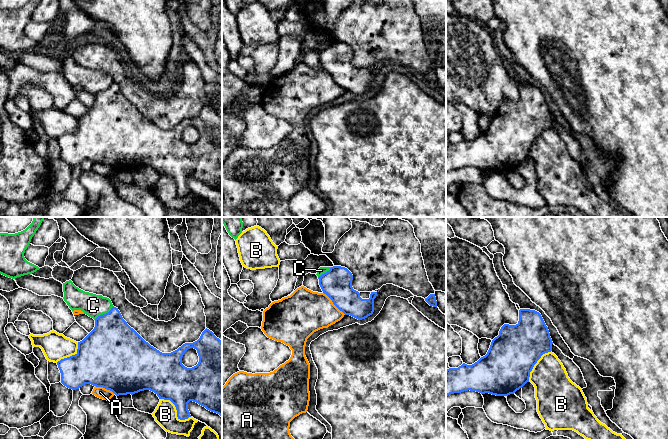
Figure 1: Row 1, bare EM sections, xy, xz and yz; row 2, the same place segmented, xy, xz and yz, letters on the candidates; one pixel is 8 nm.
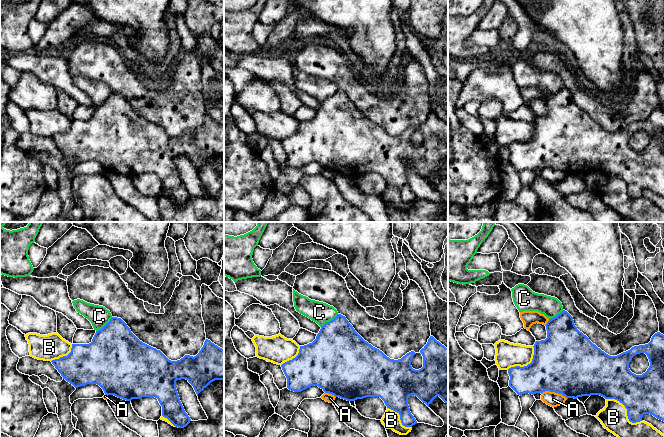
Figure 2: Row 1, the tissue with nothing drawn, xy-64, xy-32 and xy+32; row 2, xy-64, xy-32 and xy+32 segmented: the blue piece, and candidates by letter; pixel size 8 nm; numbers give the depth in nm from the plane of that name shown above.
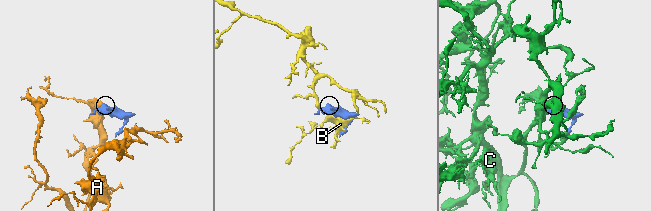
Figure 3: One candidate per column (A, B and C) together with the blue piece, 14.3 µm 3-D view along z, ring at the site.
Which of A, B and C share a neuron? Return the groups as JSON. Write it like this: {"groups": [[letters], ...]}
{"groups": [["A"], ["B"], ["C"]]}

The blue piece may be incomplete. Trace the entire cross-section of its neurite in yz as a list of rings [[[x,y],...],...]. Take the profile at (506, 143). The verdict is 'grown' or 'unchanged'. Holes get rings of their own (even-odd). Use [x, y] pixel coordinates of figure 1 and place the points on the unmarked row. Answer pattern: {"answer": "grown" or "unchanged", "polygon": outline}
{"answer": "unchanged", "polygon": [[[520,85],[518,99],[516,101],[504,100],[499,107],[499,111],[492,116],[485,132],[481,133],[472,141],[463,139],[458,144],[449,144],[446,146],[446,172],[468,166],[476,167],[481,170],[489,169],[496,172],[514,170],[529,158],[530,148],[534,141],[543,130],[552,127],[552,120],[553,118],[548,103],[541,90],[535,86]]]}

